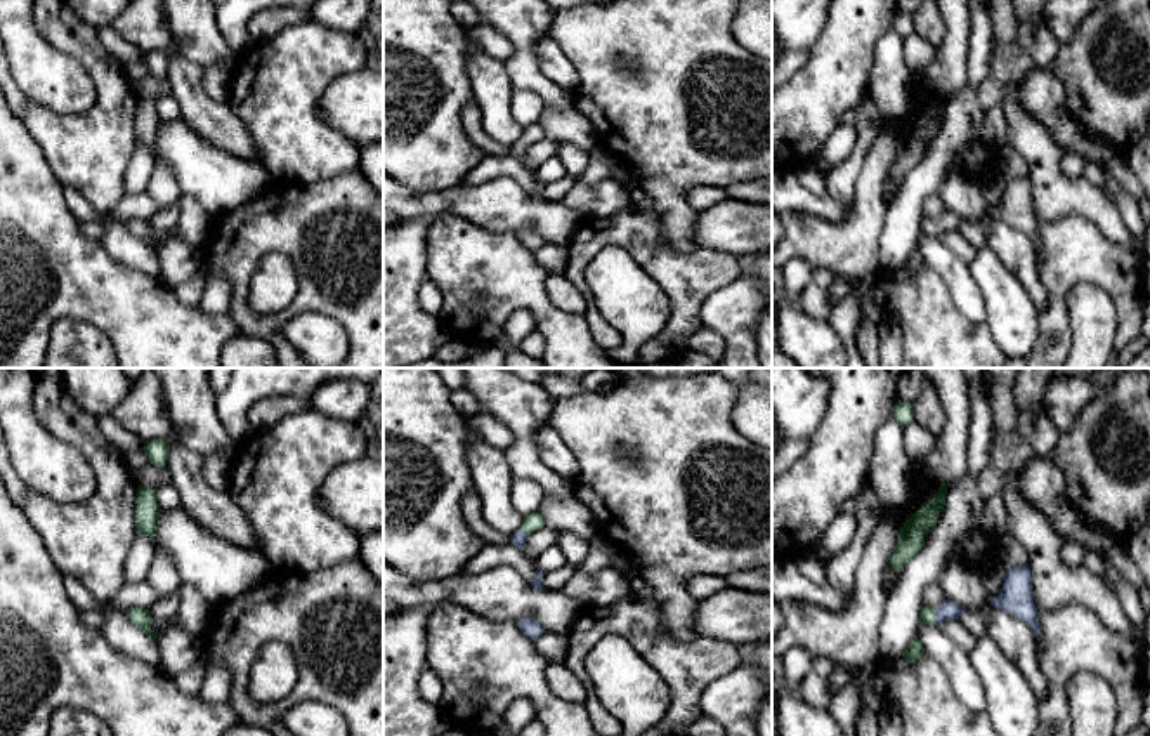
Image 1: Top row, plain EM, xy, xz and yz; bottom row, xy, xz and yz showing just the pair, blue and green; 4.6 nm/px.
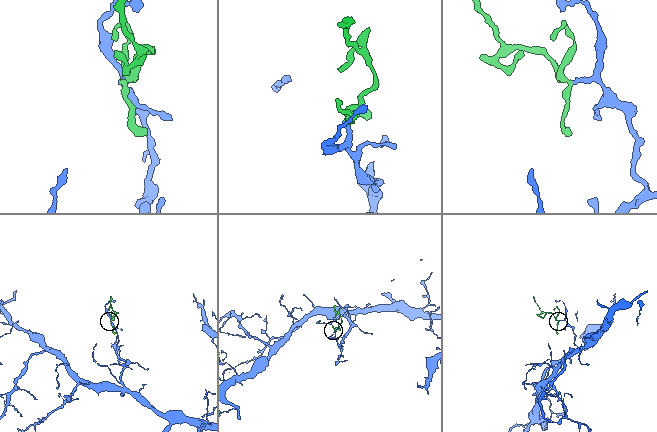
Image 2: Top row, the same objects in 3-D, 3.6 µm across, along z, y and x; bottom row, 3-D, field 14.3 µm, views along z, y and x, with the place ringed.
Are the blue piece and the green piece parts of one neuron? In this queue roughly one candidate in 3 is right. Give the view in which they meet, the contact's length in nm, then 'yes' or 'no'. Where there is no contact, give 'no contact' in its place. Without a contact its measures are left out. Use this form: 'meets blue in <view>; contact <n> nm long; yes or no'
meets blue in yz; contact 80 nm long; yes

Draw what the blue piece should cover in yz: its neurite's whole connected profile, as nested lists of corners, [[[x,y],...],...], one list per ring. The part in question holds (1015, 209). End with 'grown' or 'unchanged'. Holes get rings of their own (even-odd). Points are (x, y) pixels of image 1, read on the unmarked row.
[[[1029,174],[1006,181],[1003,201],[992,208],[990,217],[1011,224],[1025,233],[1039,248],[1041,234],[1032,210],[1032,182]]]; unchanged

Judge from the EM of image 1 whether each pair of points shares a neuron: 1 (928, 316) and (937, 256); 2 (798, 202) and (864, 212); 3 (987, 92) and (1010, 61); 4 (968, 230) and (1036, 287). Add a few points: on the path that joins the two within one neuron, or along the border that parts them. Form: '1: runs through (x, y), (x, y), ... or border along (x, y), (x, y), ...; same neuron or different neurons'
1: border along (925, 262), (944, 282), (958, 308); different neurons
2: border along (854, 202), (854, 212), (842, 223), (812, 214); different neurons
3: runs through (994, 85), (1008, 68); same neuron
4: border along (968, 221), (982, 231), (986, 245); different neurons

